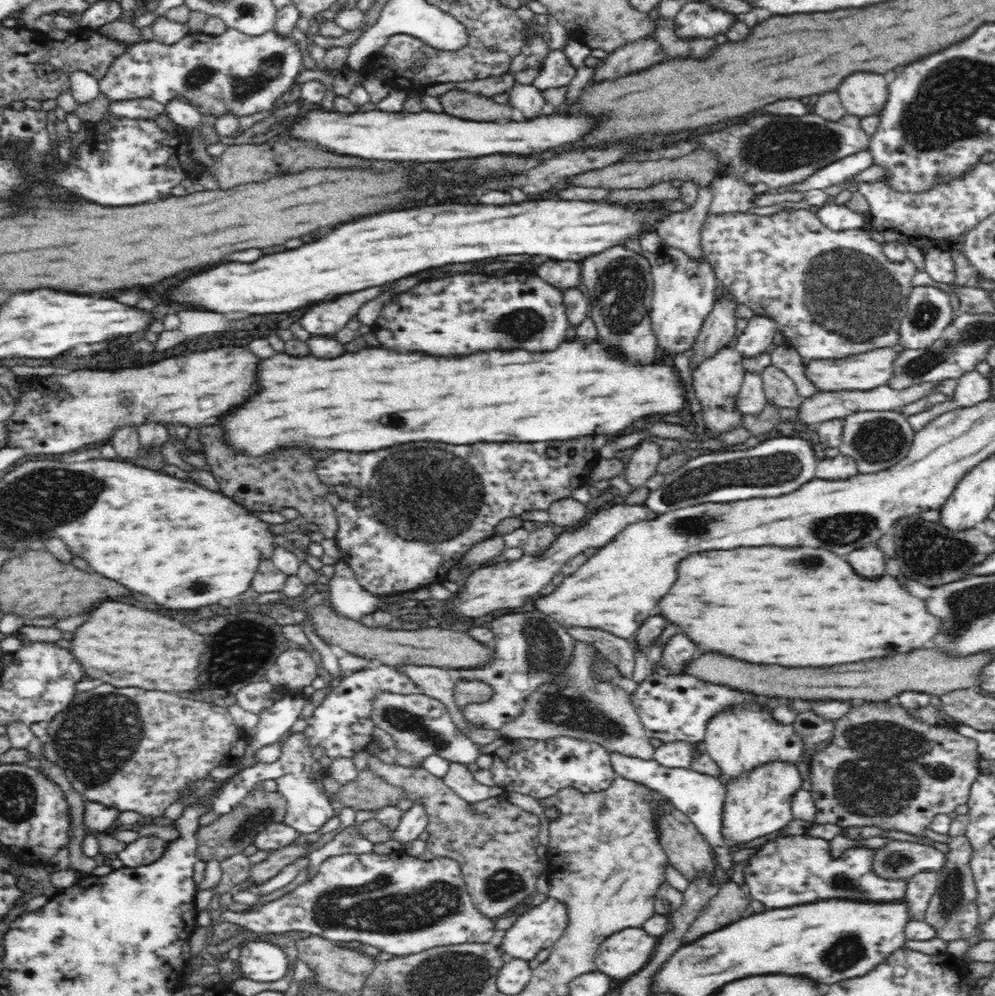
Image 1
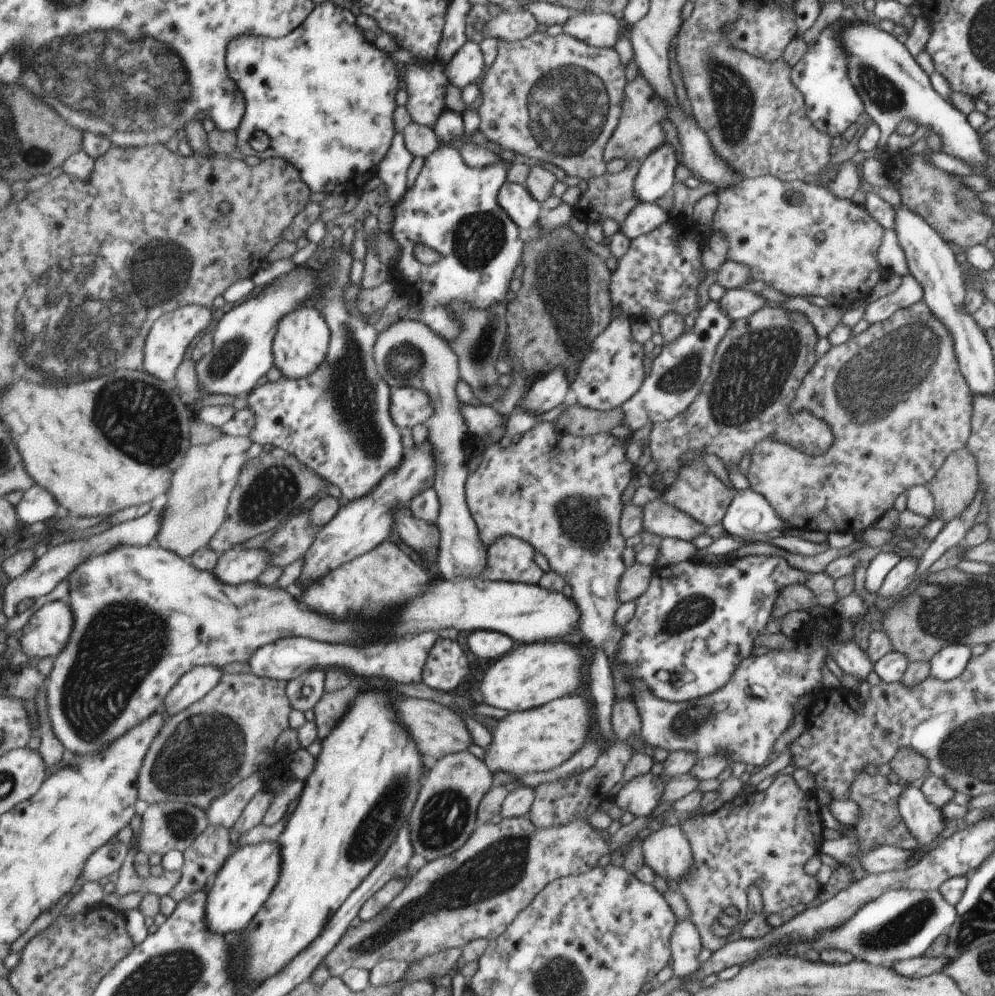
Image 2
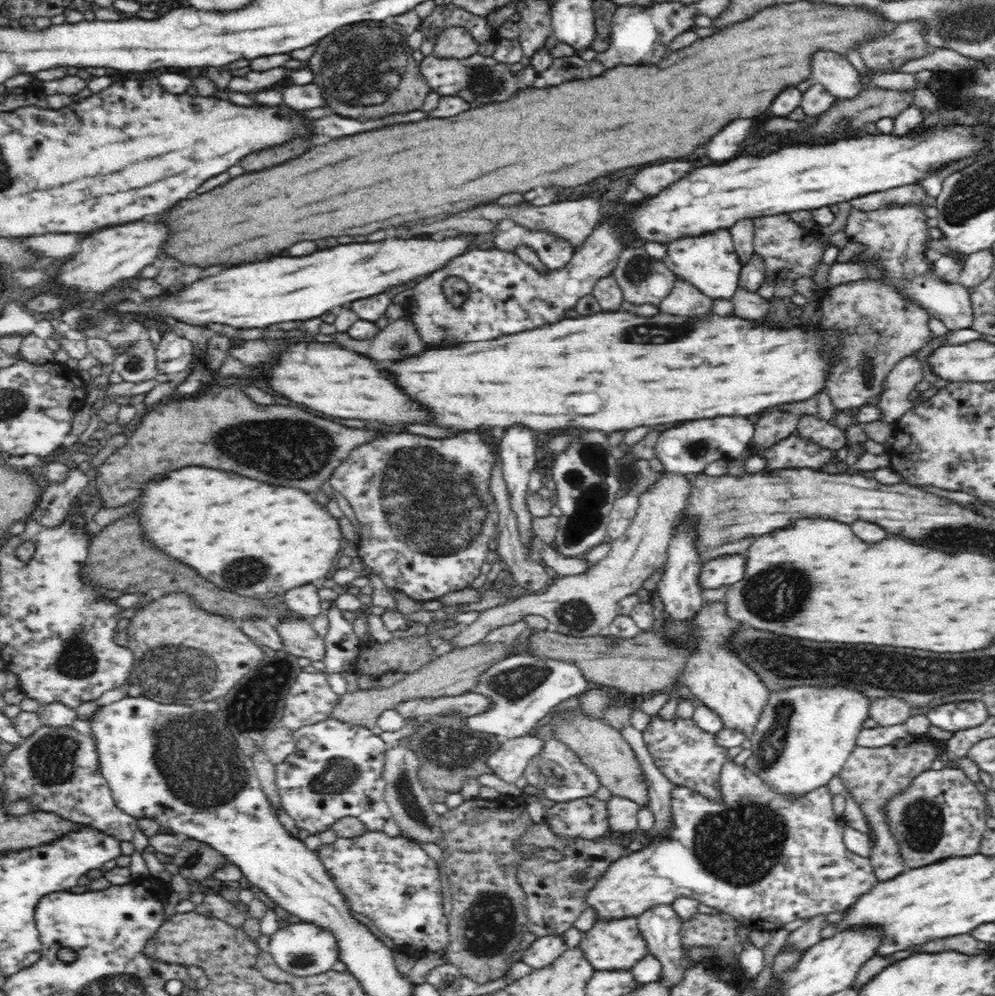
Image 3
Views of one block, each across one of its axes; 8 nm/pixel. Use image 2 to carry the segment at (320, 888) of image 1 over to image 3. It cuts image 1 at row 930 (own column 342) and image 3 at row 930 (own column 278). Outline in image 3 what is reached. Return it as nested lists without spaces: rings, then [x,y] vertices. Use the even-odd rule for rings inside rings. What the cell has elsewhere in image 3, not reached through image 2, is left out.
[[[366,831],[357,837],[338,837],[336,842],[323,845],[317,854],[325,869],[334,876],[339,891],[349,900],[349,907],[370,918],[378,930],[394,942],[396,949],[412,946],[431,953],[446,948],[450,937],[449,919],[442,908],[438,866],[418,843],[404,836],[389,837],[384,831]]]

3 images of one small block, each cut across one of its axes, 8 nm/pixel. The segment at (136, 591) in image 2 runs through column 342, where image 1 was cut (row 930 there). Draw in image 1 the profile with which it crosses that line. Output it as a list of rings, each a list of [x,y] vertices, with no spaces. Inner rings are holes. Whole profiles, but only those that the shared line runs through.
[[[642,927],[620,930],[600,944],[596,968],[612,978],[632,976],[644,968],[657,943],[658,938],[648,934]]]

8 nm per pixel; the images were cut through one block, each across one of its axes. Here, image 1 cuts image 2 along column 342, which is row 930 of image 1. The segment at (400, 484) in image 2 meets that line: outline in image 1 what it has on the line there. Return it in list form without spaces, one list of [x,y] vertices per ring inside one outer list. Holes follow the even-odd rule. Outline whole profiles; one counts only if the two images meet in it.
[[[547,898],[544,902],[532,906],[527,912],[517,918],[503,937],[497,937],[495,940],[500,942],[500,949],[510,957],[522,958],[530,961],[543,948],[548,948],[553,942],[556,942],[570,924],[570,914],[568,914],[568,905],[554,898]]]

